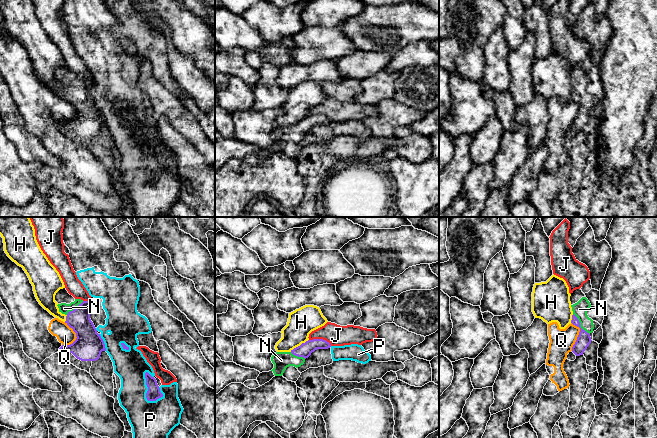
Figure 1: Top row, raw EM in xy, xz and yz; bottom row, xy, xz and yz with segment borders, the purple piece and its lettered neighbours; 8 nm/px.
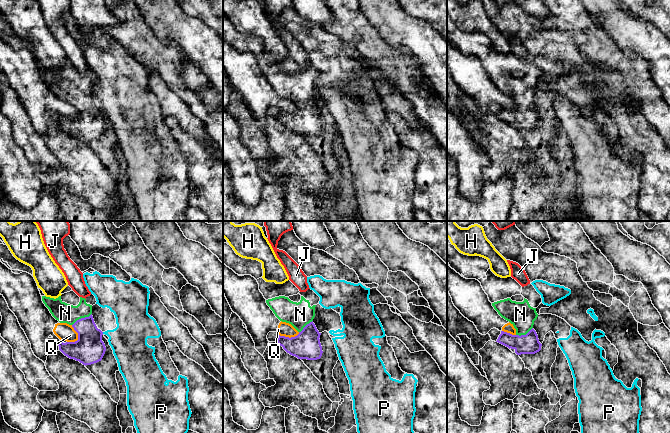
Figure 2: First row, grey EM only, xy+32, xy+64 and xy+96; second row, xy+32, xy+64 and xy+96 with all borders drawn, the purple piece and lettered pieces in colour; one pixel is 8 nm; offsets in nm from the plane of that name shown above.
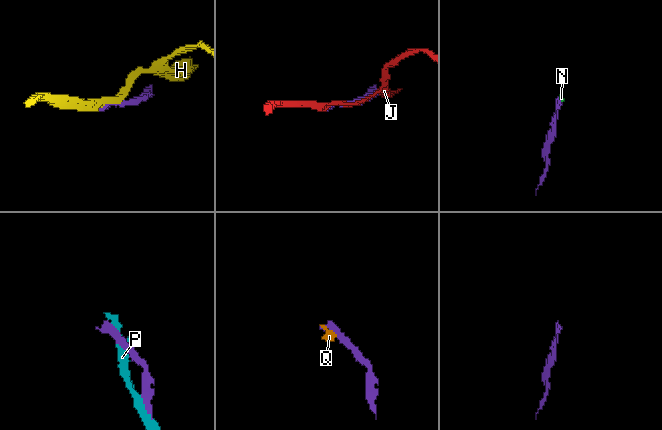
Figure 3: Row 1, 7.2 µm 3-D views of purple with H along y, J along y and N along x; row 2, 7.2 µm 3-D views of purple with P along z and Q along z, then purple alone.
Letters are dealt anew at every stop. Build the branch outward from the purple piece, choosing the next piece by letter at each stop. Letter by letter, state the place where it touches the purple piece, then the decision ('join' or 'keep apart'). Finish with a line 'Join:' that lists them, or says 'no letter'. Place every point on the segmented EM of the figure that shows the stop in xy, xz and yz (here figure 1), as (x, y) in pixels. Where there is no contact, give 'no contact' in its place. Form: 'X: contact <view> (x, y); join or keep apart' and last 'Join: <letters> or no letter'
H: contact xz (300, 345); keep apart
J: contact xz (320, 339); keep apart
N: contact yz (579, 324); join
P: contact xy (148, 389); keep apart
Q: contact xy (76, 335); keep apart
Join: N

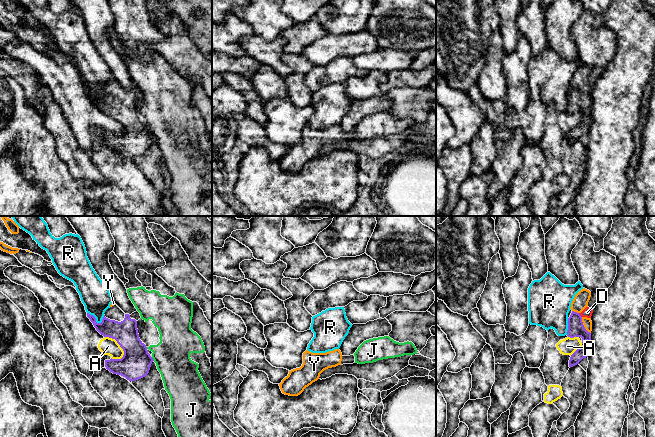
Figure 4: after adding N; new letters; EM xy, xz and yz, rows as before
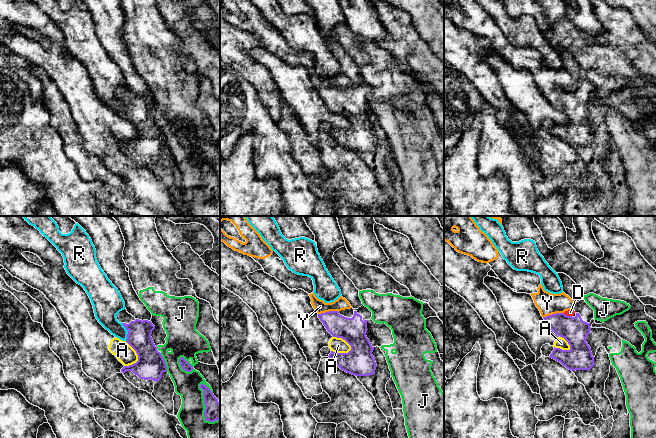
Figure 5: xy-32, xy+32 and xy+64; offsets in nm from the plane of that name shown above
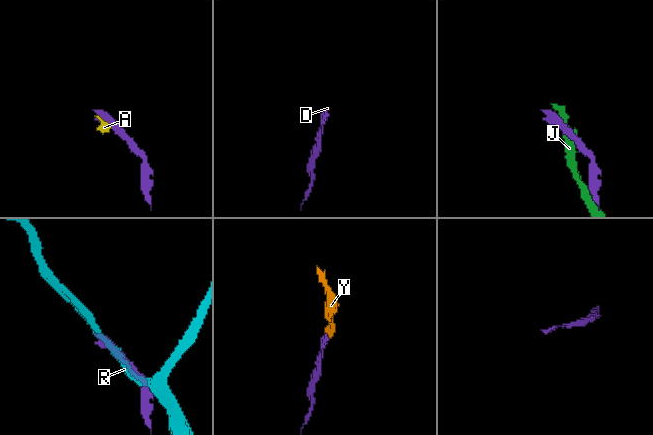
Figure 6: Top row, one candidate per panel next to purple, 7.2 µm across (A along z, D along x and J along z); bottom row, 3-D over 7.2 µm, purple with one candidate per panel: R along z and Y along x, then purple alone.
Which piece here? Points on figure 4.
A: contact xy (119, 344); keep apart
D: contact yz (580, 315); keep apart
J: contact xy (152, 359); keep apart
R: contact xy (95, 319); keep apart
Y: contact yz (583, 325); join
Join: Y

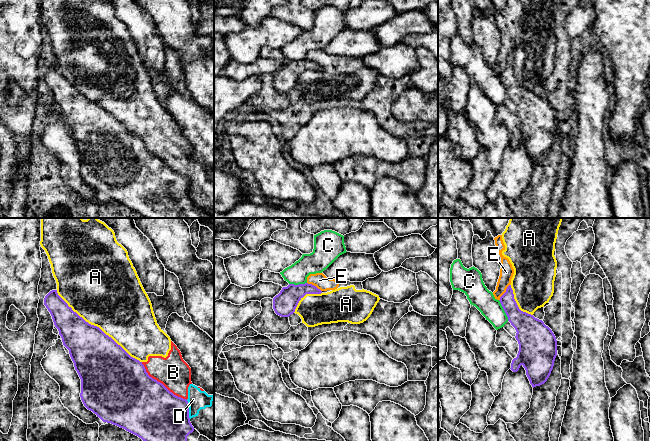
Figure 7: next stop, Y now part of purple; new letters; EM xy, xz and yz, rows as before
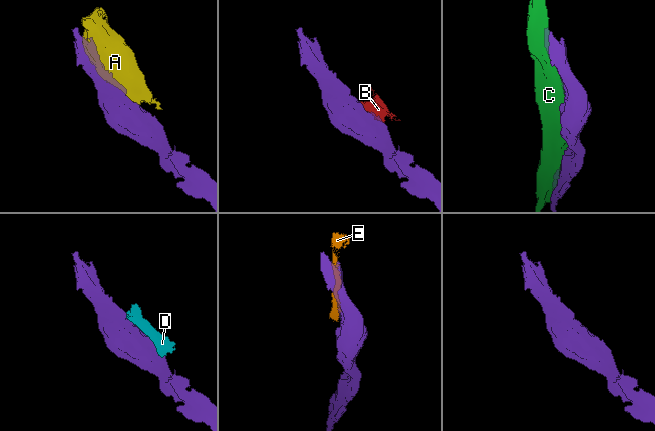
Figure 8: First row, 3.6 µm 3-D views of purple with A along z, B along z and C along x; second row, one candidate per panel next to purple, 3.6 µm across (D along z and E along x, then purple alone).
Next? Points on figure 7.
A: contact xy (96, 326); keep apart
B: contact xy (161, 383); keep apart
C: contact yz (504, 310); keep apart
D: contact xy (188, 409); keep apart
E: contact yz (505, 292); keep apart
Join: no letter

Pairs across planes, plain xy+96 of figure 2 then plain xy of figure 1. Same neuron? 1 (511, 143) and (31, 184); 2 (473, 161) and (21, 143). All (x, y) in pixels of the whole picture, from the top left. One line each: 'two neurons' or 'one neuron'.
1: two neurons
2: two neurons

